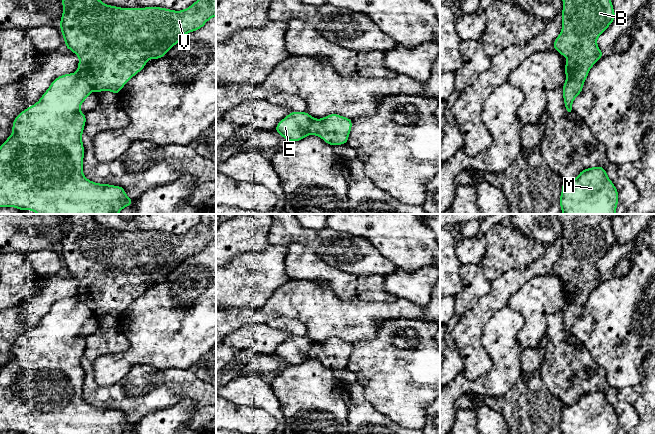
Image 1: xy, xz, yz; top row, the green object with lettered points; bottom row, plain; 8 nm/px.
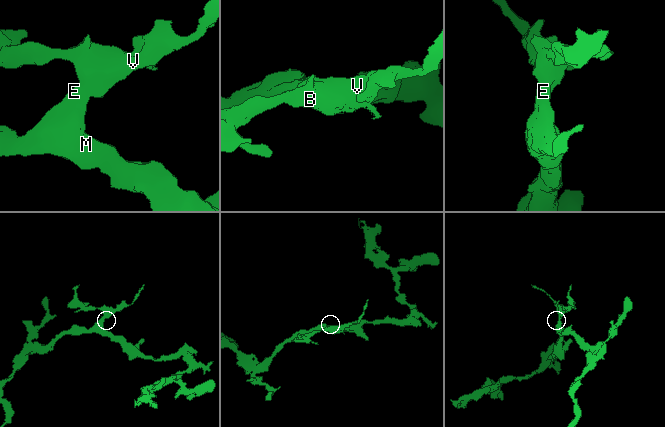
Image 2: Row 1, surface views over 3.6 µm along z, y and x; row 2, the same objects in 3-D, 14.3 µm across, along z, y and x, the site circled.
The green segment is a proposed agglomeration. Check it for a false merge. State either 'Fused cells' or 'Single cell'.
Fused cells

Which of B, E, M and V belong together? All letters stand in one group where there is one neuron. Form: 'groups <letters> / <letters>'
groups B V / E M

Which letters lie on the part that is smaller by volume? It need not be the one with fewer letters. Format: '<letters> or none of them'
B, V

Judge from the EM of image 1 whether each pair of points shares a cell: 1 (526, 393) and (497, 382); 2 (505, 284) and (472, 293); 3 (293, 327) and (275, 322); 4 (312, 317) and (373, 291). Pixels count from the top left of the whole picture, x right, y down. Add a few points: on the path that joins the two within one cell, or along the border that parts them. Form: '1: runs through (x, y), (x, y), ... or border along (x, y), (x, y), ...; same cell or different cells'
1: border along (519, 376), (513, 386), (502, 396), (489, 396); different cells
2: border along (491, 282), (489, 291), (474, 306); different cells
3: runs through (289, 325), (279, 322); same cell
4: border along (331, 288), (341, 299), (374, 302); different cells

